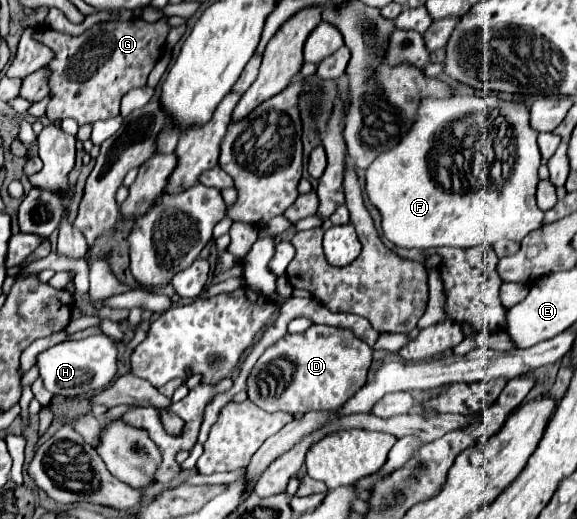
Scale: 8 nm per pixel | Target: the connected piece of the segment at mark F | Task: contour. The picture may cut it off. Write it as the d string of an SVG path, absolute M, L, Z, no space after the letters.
M454 95L446 99L422 99L418 105L418 117L414 125L410 127L410 133L402 137L402 141L392 147L390 151L376 157L374 163L366 169L366 195L368 201L380 211L382 217L382 231L384 237L402 249L430 249L430 247L476 247L476 245L494 245L500 239L510 241L522 241L530 231L542 227L544 213L538 209L536 203L536 189L540 181L538 169L540 167L540 151L536 145L538 133L530 127L530 115L528 107L524 103L516 101L502 101L496 97L468 97L468 95Z

